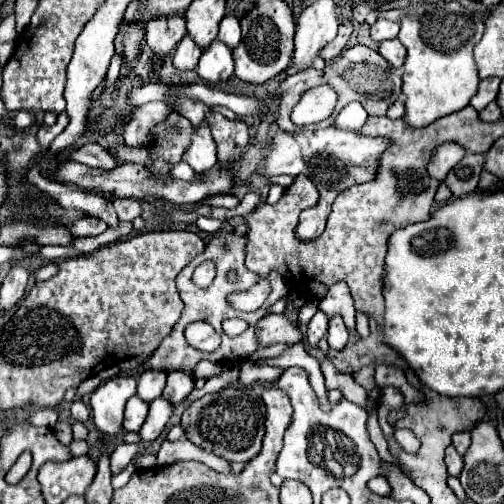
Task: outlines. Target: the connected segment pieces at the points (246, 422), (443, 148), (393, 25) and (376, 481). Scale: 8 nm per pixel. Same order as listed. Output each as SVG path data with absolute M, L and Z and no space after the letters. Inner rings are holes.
M234 384L192 402L192 406L182 414L182 428L192 444L198 444L200 448L230 462L248 462L262 450L264 420L266 406L260 392L246 388L244 384Z
M444 142L440 144L434 154L432 154L432 160L428 164L428 172L432 178L436 180L444 180L448 170L452 170L454 164L458 164L466 154L466 148L460 146L460 144L454 144L454 142Z
M380 18L380 20L376 20L376 24L372 26L372 40L374 42L382 42L382 40L392 40L392 38L396 38L396 34L398 34L398 22L390 22L390 20L384 20L384 18Z
M378 476L378 478L372 478L372 480L368 482L368 488L370 488L374 494L378 494L378 496L386 496L388 490L390 490L386 478L380 478L380 476Z

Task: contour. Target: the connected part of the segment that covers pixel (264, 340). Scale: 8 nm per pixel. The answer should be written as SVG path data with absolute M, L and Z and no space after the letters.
M286 314L264 316L256 324L256 344L260 348L268 348L272 344L292 346L302 338L300 328Z

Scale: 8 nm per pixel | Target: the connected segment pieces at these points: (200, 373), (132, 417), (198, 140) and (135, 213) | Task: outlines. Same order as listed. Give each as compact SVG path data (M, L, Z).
M200 360L193 370L196 378L211 378L217 376L222 371L222 367L208 360Z
M132 396L128 400L126 412L124 412L124 428L128 432L138 432L140 426L144 424L146 416L148 416L148 404L144 400L140 400L138 396Z
M200 122L191 135L191 144L188 150L182 154L182 160L192 166L194 172L204 172L208 166L216 164L216 142L210 134L210 128L206 122Z
M116 199L113 202L113 206L118 218L120 220L128 220L132 222L134 218L141 216L142 209L140 203L136 199Z

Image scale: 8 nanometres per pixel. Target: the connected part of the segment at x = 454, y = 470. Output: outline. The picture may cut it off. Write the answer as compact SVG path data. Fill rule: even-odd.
M448 446L446 448L446 466L448 466L448 474L450 476L458 476L460 470L462 470L462 456L456 452L454 446Z

